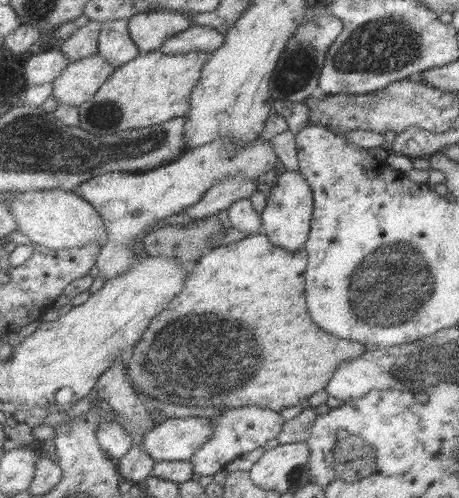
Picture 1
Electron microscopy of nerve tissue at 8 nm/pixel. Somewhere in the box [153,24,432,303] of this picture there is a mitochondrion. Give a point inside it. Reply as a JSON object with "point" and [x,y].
{"point":[297,68]}

